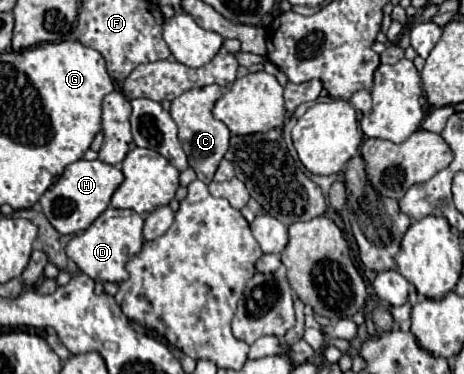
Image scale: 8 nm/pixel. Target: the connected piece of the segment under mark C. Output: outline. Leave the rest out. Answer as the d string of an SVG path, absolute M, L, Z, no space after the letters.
M210 84L210 86L204 86L204 88L186 90L178 98L174 98L172 106L170 106L170 116L178 126L178 136L180 136L182 148L188 156L190 168L196 170L198 180L202 180L204 184L212 182L214 172L216 172L220 160L224 158L224 154L228 150L228 140L230 140L230 132L228 132L226 124L212 116L214 102L220 96L222 96L222 88L218 84Z

